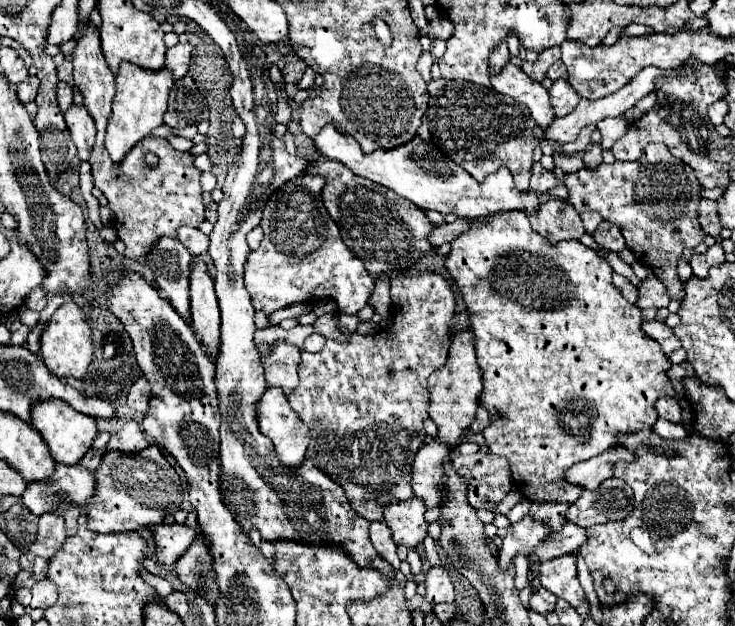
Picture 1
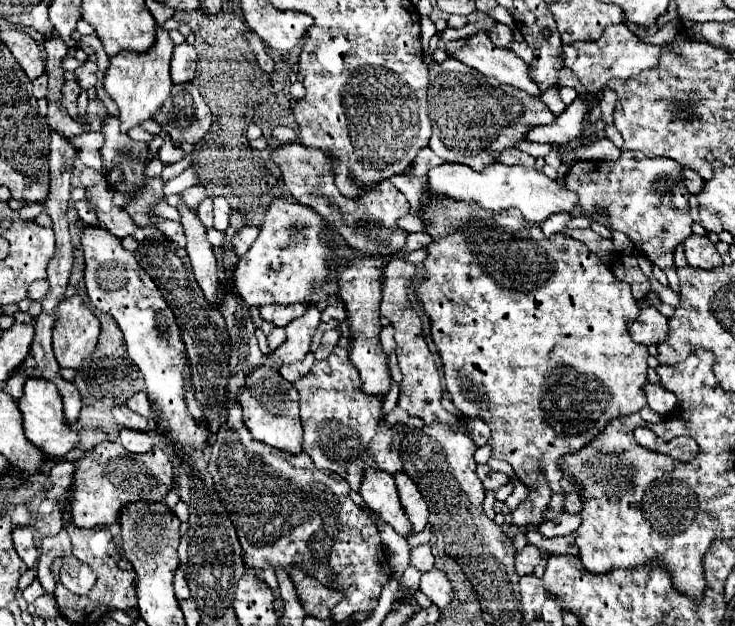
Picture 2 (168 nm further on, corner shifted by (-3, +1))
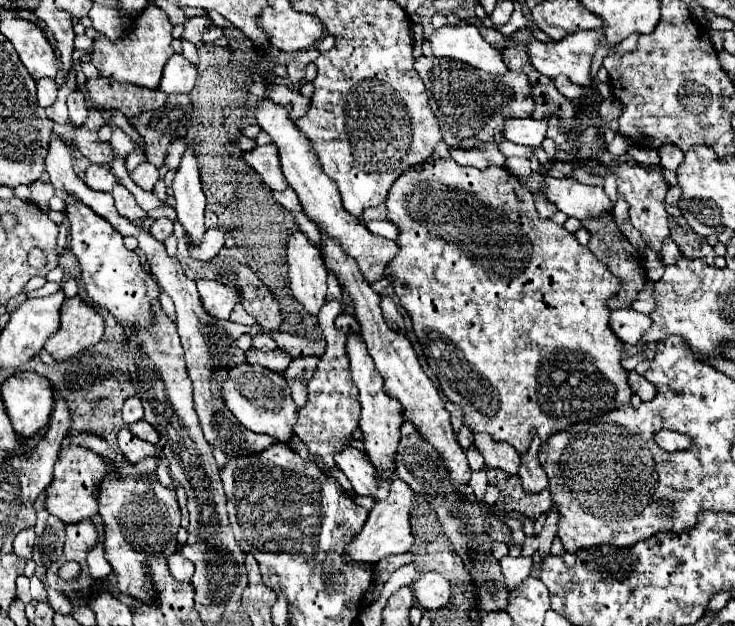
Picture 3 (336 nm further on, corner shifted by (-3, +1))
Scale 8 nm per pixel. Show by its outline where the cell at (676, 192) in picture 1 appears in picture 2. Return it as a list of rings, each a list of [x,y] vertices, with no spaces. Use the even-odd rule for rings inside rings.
[[[623,150],[615,162],[573,162],[565,176],[565,188],[577,190],[581,196],[581,208],[587,210],[591,220],[603,226],[611,224],[613,230],[627,234],[639,252],[667,274],[669,288],[679,292],[679,278],[673,270],[673,250],[693,234],[689,192],[681,180],[679,162],[671,158],[647,158],[641,152]],[[595,206],[603,206],[607,216],[599,216]]]

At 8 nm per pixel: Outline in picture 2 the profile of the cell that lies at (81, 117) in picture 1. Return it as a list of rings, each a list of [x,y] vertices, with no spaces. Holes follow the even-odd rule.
[[[85,132],[79,138],[73,138],[71,144],[77,150],[77,156],[85,166],[95,168],[97,172],[105,174],[105,160],[101,158],[101,146],[103,146],[101,132]]]

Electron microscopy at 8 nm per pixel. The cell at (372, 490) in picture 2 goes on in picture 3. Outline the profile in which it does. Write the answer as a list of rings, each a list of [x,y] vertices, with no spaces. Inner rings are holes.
[[[349,446],[335,454],[335,462],[345,472],[359,496],[369,496],[377,502],[389,494],[389,482],[377,482],[377,474],[373,474],[373,466],[369,466],[369,460],[365,460],[365,452]]]

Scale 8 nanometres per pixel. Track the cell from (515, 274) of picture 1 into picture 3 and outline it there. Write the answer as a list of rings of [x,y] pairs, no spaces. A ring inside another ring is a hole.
[[[433,160],[421,172],[409,168],[409,172],[403,172],[389,190],[387,216],[401,228],[397,238],[401,250],[385,274],[395,278],[395,294],[413,320],[413,330],[423,346],[429,368],[439,378],[447,400],[463,408],[465,426],[469,426],[473,432],[489,434],[495,442],[511,444],[517,454],[523,456],[531,444],[531,430],[535,430],[541,438],[541,444],[545,444],[555,432],[569,430],[569,426],[631,404],[629,370],[625,370],[621,364],[621,360],[627,358],[625,344],[613,334],[609,326],[611,310],[607,306],[607,300],[621,288],[619,278],[613,278],[613,274],[609,274],[609,270],[597,262],[597,258],[593,258],[593,252],[587,246],[581,246],[563,226],[557,226],[553,220],[541,220],[535,210],[533,194],[521,188],[505,168],[489,166],[481,172],[477,168],[461,168],[455,160]]]

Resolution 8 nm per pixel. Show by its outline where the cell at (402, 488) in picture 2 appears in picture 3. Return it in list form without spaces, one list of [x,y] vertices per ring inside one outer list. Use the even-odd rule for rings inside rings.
[[[393,478],[389,498],[381,500],[373,506],[363,530],[345,548],[349,562],[357,562],[357,564],[371,562],[373,564],[373,562],[383,560],[389,554],[409,552],[413,546],[413,532],[411,532],[411,522],[409,522],[411,510],[413,510],[413,490],[401,478]]]

